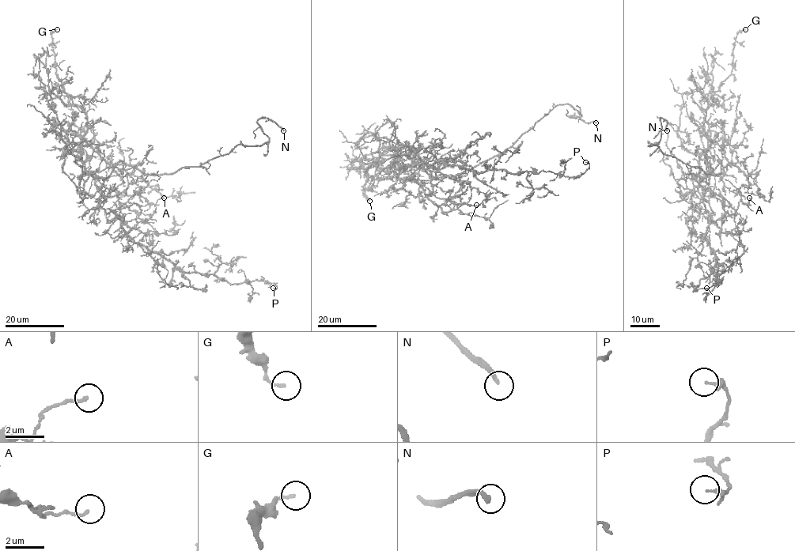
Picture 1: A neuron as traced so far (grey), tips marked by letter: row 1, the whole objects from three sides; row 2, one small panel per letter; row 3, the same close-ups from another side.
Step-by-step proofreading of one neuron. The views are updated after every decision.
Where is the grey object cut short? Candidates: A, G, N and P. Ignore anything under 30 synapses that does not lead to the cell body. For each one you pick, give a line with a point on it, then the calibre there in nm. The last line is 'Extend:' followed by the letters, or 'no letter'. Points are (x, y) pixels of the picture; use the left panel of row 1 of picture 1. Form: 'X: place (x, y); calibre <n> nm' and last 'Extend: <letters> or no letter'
N: place (283, 130); calibre 240 nm
Extend: N

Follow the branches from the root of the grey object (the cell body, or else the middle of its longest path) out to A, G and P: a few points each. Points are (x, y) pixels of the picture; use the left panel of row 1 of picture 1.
A: (104, 177), (95, 177), (85, 171), (93, 172), (100, 183), (116, 193), (138, 195), (149, 204), (164, 198)
G: (104, 177), (91, 175), (81, 159), (87, 115), (71, 96), (63, 92), (55, 74), (51, 33), (57, 29)
P: (104, 177), (95, 180), (99, 205), (135, 242), (186, 272), (231, 284), (266, 281), (273, 288)

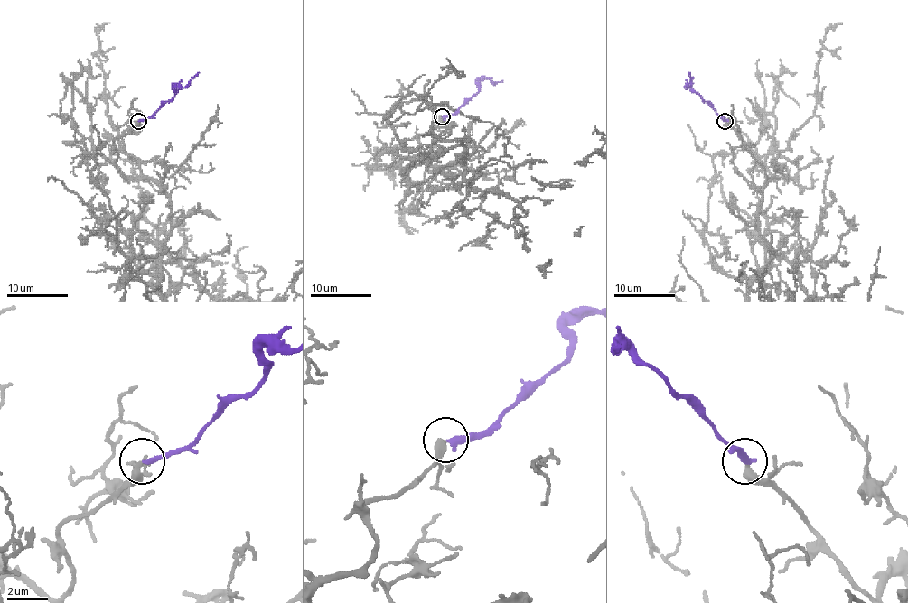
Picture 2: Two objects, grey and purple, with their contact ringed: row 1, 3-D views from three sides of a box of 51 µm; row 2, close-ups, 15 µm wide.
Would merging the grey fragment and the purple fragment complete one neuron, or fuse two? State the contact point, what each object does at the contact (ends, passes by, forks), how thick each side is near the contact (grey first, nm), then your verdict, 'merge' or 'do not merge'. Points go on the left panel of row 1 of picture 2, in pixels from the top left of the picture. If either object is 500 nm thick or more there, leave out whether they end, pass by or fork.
(138, 121) | grey ends | purple ends | 320/280 nm | merge

